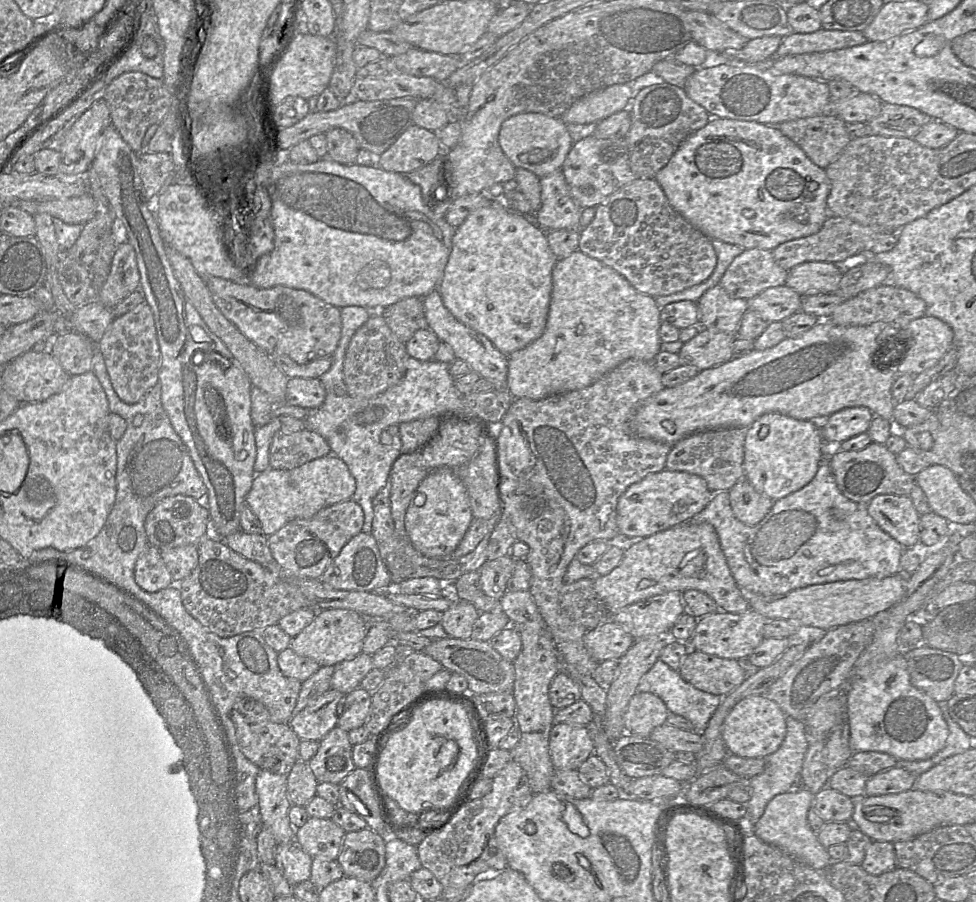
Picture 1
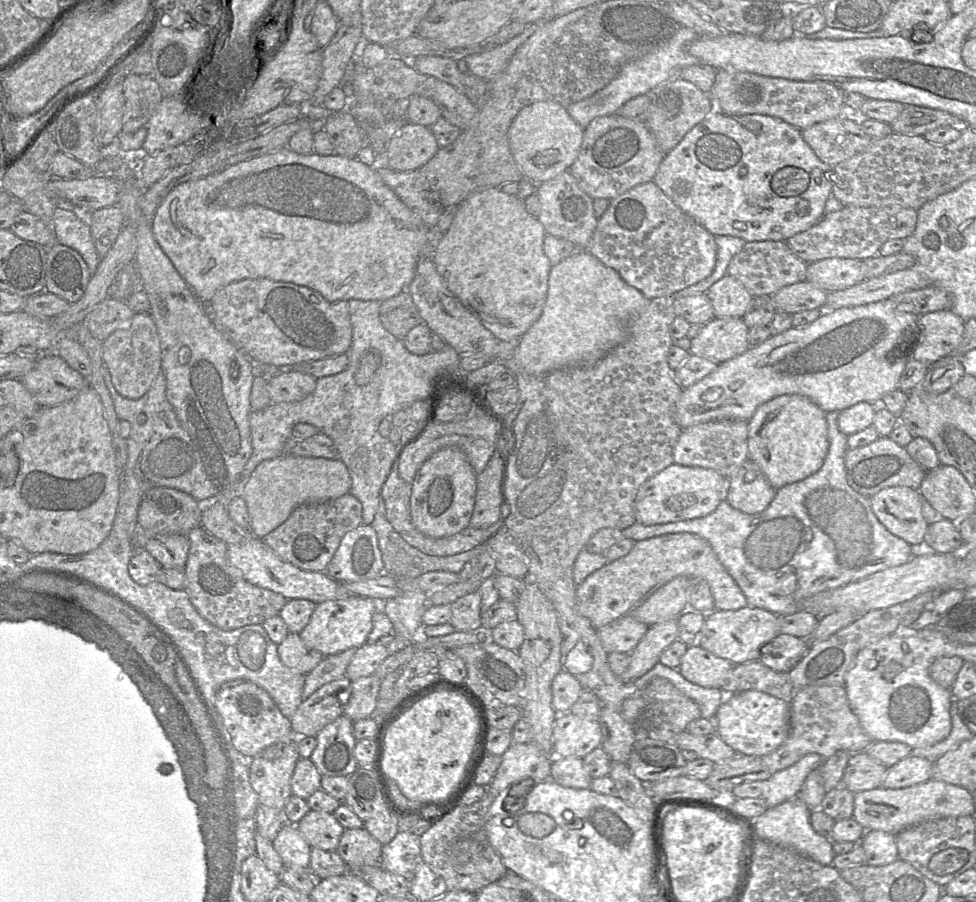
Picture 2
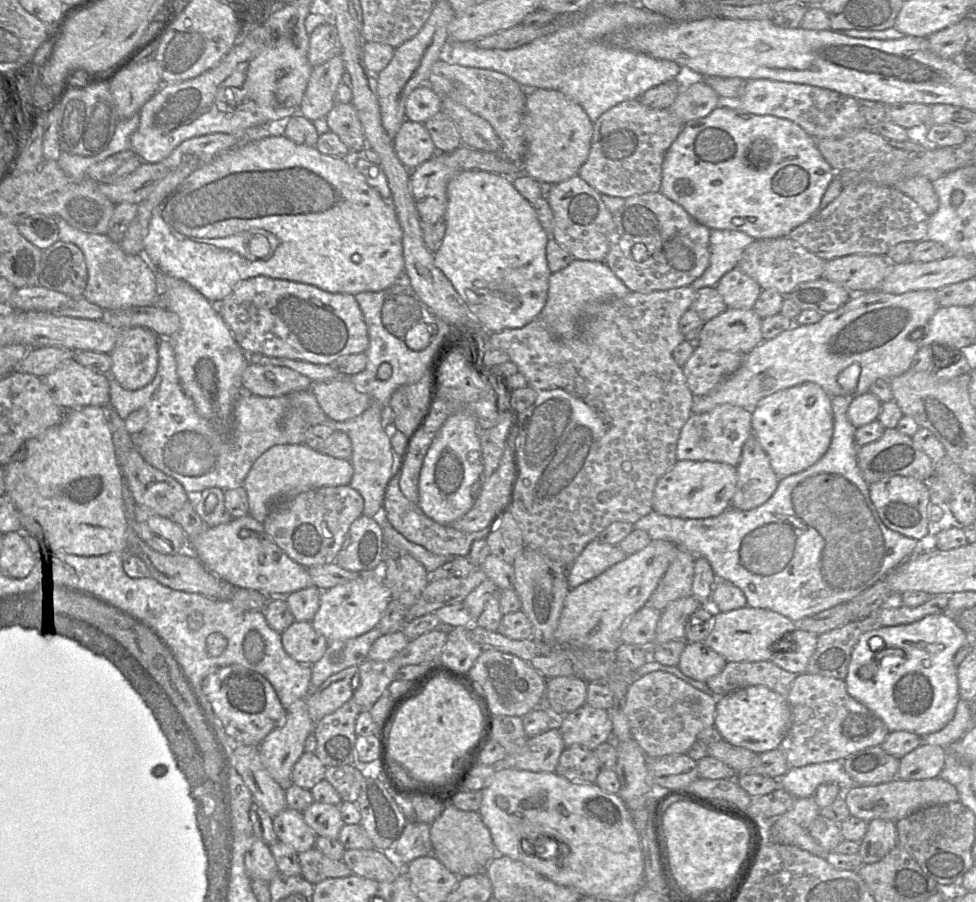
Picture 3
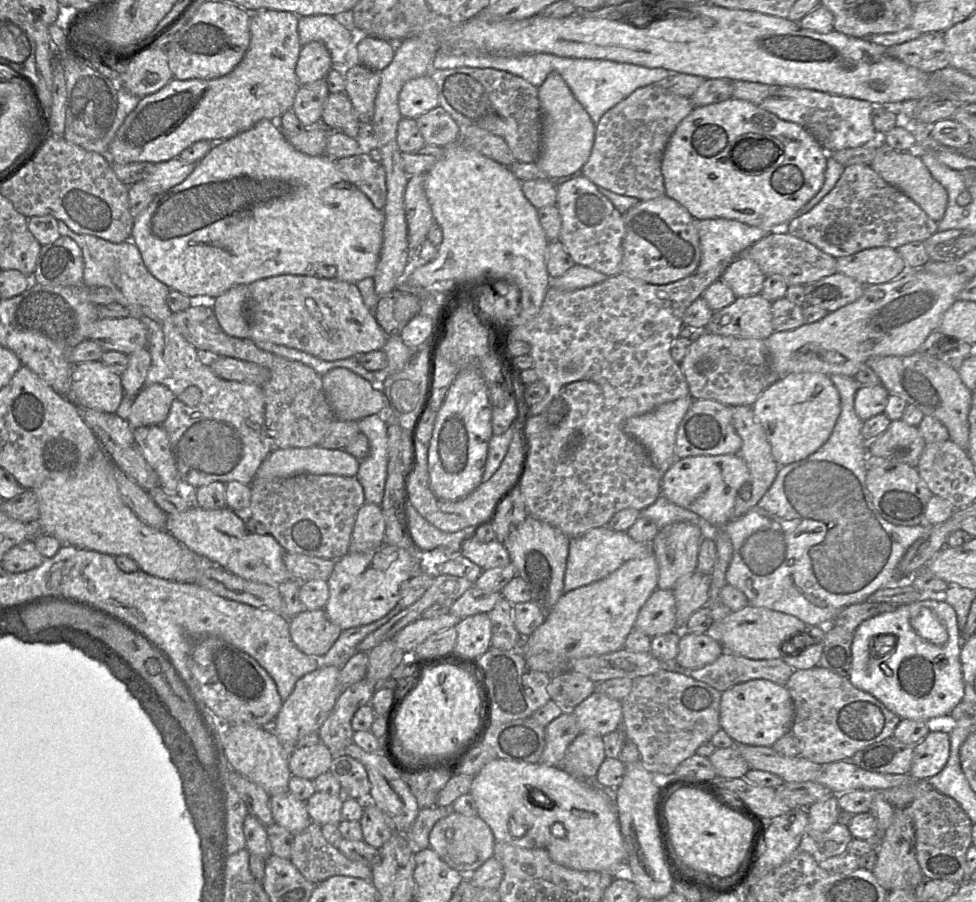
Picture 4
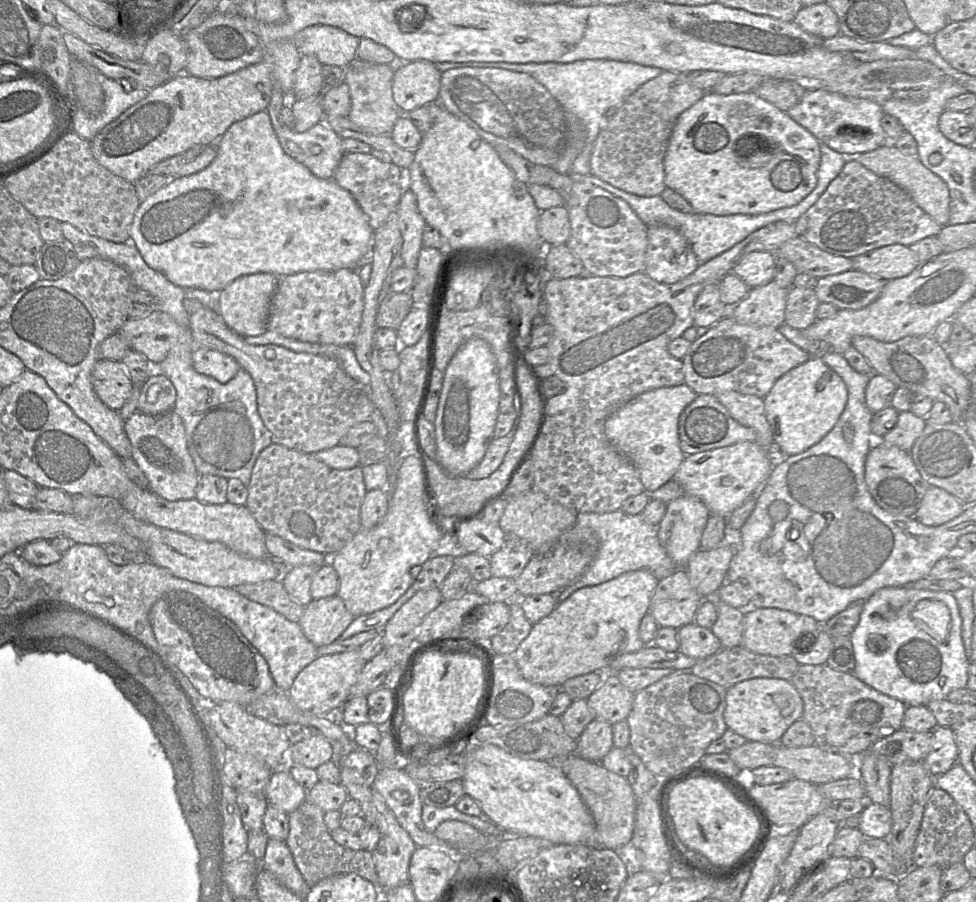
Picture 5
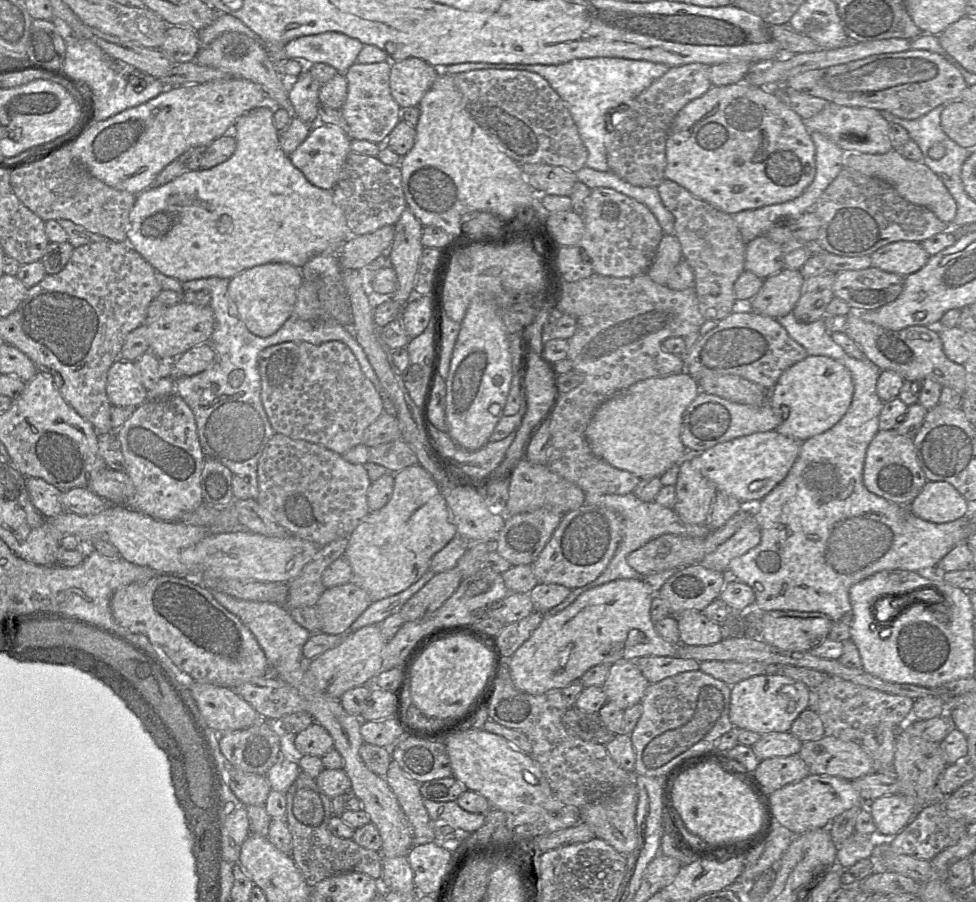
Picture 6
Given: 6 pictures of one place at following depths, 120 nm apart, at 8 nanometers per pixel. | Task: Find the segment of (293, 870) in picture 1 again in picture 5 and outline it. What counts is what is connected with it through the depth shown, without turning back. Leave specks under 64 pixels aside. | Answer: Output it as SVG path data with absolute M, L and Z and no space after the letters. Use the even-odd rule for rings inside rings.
M282 768L271 774L265 796L269 805L289 814L307 799L307 791L291 776L288 768Z

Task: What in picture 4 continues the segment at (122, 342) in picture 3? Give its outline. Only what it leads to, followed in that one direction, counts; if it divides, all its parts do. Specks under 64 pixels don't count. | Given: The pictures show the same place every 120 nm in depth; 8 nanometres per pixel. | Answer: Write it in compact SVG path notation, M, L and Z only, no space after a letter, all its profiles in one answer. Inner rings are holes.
M147 347L128 355L128 365L121 374L124 395L135 397L143 389L148 370L151 365L151 355Z

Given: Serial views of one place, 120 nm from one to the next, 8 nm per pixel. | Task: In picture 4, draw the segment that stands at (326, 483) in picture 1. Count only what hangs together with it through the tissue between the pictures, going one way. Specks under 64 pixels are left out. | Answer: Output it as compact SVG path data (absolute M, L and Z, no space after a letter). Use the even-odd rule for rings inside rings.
M275 448L262 461L255 477L265 480L287 478L299 474L338 475L353 477L360 461L344 449Z

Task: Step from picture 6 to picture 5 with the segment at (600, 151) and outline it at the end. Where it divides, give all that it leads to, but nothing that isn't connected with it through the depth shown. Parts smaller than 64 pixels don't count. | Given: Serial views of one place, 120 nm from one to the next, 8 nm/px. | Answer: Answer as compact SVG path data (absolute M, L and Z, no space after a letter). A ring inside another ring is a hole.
M606 59L580 60L572 63L548 62L525 64L505 62L439 62L435 65L441 73L454 68L474 67L505 69L532 76L552 94L566 113L574 115L585 128L585 147L574 161L570 170L570 173L581 175L592 175L590 157L599 133L608 124L606 111L611 107L621 106L640 86L664 72L657 67Z

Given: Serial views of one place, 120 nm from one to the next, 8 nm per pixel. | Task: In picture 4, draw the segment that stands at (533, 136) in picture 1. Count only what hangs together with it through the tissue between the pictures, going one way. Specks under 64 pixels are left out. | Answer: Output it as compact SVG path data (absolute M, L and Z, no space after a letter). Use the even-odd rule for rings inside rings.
M558 72L548 74L538 88L538 96L543 112L543 130L536 164L547 175L547 179L556 183L556 180L581 173L594 145L596 125Z

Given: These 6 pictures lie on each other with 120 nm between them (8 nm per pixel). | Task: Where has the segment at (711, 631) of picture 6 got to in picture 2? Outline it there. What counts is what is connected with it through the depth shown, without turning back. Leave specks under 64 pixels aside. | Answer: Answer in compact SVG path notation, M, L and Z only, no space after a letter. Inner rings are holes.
M692 645L682 656L678 671L693 684L721 689L733 667L728 659L718 657L700 645Z

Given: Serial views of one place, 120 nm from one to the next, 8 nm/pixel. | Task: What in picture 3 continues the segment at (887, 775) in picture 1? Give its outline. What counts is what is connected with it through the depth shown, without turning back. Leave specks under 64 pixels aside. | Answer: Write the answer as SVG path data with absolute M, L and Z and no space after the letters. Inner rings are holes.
M922 743L899 761L897 779L922 780L941 773L946 759L946 747Z

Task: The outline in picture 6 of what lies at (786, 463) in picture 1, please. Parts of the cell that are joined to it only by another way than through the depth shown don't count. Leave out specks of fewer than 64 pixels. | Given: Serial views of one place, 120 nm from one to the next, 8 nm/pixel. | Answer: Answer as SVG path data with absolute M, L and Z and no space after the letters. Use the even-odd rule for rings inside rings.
M809 355L804 360L802 360L802 361L794 364L790 368L788 368L780 376L780 378L778 379L776 384L773 386L773 388L769 392L767 392L768 401L769 401L770 405L772 406L772 408L775 412L775 415L777 416L778 421L779 421L779 425L775 430L778 431L780 434L782 434L786 437L792 438L798 442L804 442L814 436L820 435L820 434L828 431L832 427L834 427L840 421L840 419L845 415L845 413L847 412L847 410L849 409L849 407L851 405L853 393L854 393L854 385L853 385L853 381L852 381L852 376L851 376L850 371L844 365L842 365L841 363L837 362L836 360L826 357L826 356Z

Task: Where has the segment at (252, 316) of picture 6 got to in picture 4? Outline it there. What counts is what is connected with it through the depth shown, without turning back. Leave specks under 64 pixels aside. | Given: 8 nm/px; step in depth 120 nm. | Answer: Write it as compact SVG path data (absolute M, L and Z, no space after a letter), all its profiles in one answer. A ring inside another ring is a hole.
M236 285L216 297L214 314L222 330L229 336L249 338L249 323L245 308L248 285Z

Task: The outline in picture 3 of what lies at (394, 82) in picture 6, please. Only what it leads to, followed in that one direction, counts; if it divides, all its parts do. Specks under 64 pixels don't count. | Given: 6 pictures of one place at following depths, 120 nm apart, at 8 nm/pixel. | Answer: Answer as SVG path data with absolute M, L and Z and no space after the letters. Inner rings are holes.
M428 84L414 89L405 102L405 118L409 121L424 124L440 111L440 96Z

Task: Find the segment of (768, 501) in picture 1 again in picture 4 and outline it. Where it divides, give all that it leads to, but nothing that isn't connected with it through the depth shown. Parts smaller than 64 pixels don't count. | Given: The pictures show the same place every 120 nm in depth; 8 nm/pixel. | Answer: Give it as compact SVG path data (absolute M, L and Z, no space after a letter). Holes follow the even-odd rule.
M732 406L732 423L736 432L742 439L742 446L739 454L749 469L749 478L739 489L736 496L733 509L734 519L746 514L761 500L775 480L780 465L773 457L771 445L767 439L766 433L756 418L751 406Z

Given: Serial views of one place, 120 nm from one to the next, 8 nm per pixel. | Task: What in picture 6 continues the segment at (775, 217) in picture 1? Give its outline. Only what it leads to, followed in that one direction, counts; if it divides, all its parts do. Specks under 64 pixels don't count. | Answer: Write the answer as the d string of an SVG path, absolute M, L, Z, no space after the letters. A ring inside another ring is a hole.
M744 82L726 86L712 86L702 96L692 100L676 116L666 143L667 165L665 179L676 182L695 197L709 203L718 210L733 215L737 212L780 204L799 197L813 182L816 174L816 149L804 120L785 105L769 87L753 87Z

